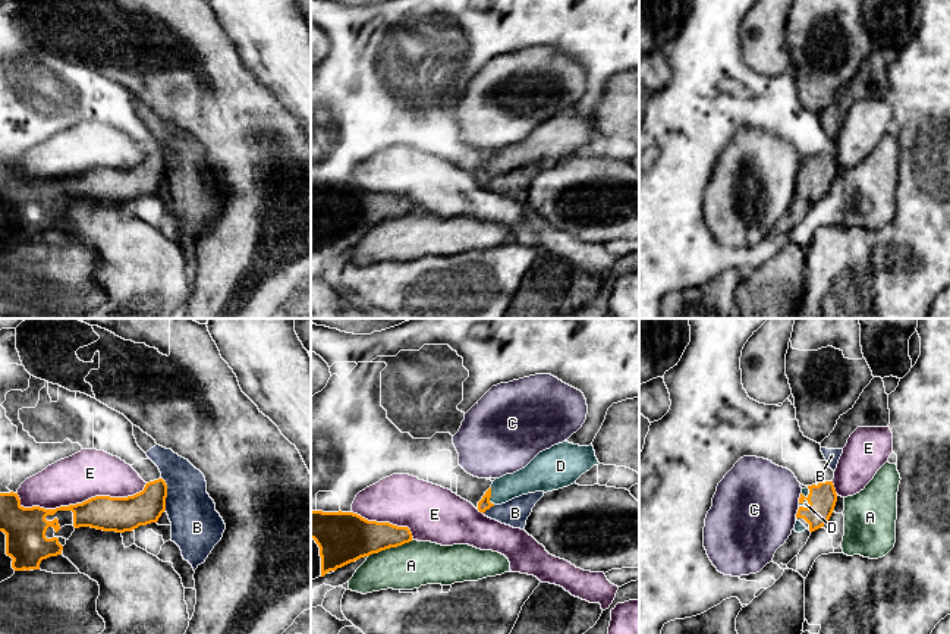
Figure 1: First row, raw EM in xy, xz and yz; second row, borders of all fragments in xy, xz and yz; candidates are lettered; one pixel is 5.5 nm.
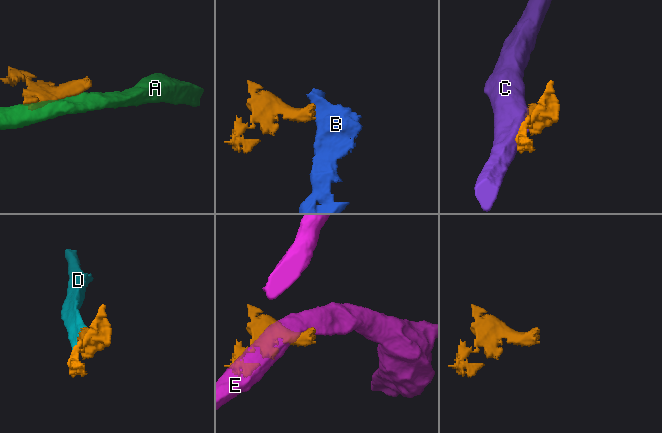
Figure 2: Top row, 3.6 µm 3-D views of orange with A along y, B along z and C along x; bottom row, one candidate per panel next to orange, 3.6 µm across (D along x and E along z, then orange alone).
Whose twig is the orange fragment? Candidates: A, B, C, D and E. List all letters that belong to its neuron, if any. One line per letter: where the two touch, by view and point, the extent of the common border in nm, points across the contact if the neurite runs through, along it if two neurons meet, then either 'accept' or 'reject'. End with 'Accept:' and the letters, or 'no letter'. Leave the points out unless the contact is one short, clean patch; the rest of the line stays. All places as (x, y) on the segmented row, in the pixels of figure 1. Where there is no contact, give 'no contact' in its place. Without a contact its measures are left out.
A: contact xz (390, 546); length 260 nm; reject
B: contact xy (166, 493); length 190 nm; border xy (160, 477), (166, 485), (166, 509); reject
C: contact yz (798, 512); length 70 nm; border yz (799, 507), (795, 517); reject
D: contact xz (490, 496); length 100 nm; way xz (484, 504), (490, 496), (531, 479); accept
E: contact xy (79, 504); length 700 nm; reject
Accept: D

